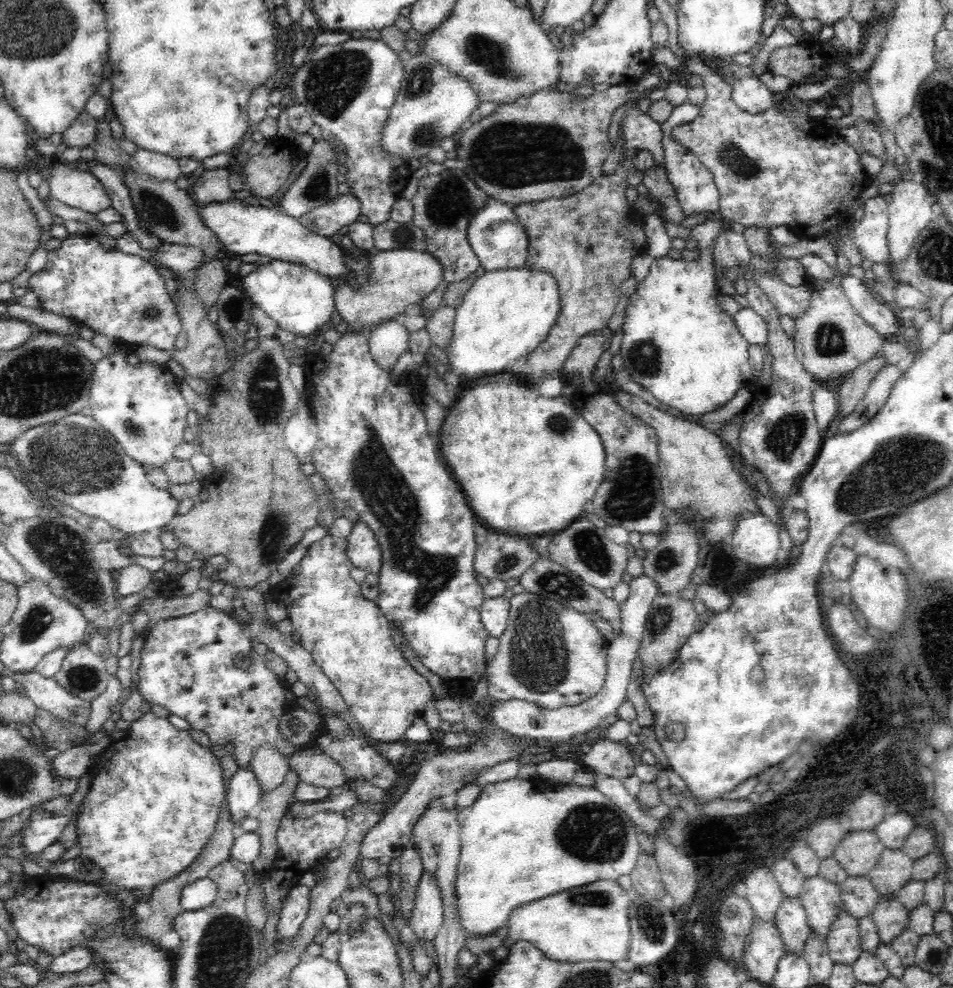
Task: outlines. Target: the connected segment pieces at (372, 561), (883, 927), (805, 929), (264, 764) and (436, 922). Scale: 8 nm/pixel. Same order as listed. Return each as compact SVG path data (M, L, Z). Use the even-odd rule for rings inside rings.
M364 522L354 523L352 533L346 539L346 554L350 564L368 573L379 574L382 551L373 530Z
M894 897L880 898L870 916L877 926L881 942L890 944L909 922L910 911Z
M785 897L776 910L774 923L780 931L786 952L803 954L812 930L800 898Z
M258 746L252 756L251 770L260 784L260 794L264 796L284 783L289 772L289 757L281 754L275 746Z
M424 871L415 894L415 904L408 924L418 940L434 942L435 936L444 920L444 903L442 903L441 889L434 871Z

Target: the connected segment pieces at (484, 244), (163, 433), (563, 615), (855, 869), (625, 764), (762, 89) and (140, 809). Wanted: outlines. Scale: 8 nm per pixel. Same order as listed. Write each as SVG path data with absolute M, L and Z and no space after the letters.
M490 198L468 222L468 243L479 259L479 265L486 271L506 267L525 266L529 254L529 238L524 225L515 216L508 203Z
M123 349L111 352L103 356L104 360L100 359L94 364L88 408L92 410L91 414L99 426L106 429L134 461L145 469L150 467L162 469L169 458L174 457L175 446L182 442L184 427L187 424L186 414L190 409L181 394L182 380L170 372L166 365L147 361L136 365L129 364L126 361L127 352L129 351Z
M524 591L510 598L510 612L506 630L499 638L499 648L487 664L487 691L492 700L523 700L554 710L576 706L604 686L607 675L608 642L585 614L556 602L551 598Z
M850 831L836 847L833 857L850 877L867 876L885 849L875 831Z
M598 740L588 754L582 756L585 769L593 774L599 773L605 777L624 780L635 775L635 762L631 748L625 743L613 740Z
M758 75L743 76L732 83L732 98L743 111L763 111L774 104L774 91Z
M149 711L142 713L144 718L138 718L132 722L129 731L123 738L114 740L100 755L92 761L90 768L91 785L86 798L78 809L78 818L76 818L76 834L80 844L80 855L90 858L100 870L102 878L96 882L96 888L103 891L104 896L111 900L124 902L126 898L132 898L134 904L140 900L140 896L150 896L159 885L173 881L178 874L185 873L193 864L197 856L202 852L210 837L214 834L215 824L218 822L219 807L224 800L223 773L219 767L219 762L212 752L208 752L202 744L194 742L187 730L178 730L168 717L153 716Z

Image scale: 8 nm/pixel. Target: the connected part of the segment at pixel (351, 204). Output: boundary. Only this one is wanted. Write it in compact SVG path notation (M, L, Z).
M338 193L334 198L317 206L299 218L311 231L326 237L337 238L338 230L356 221L361 214L361 199L352 193Z

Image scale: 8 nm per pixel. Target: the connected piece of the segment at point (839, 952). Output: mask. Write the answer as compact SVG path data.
M843 908L830 926L826 944L836 965L852 966L863 951L859 939L859 919Z

